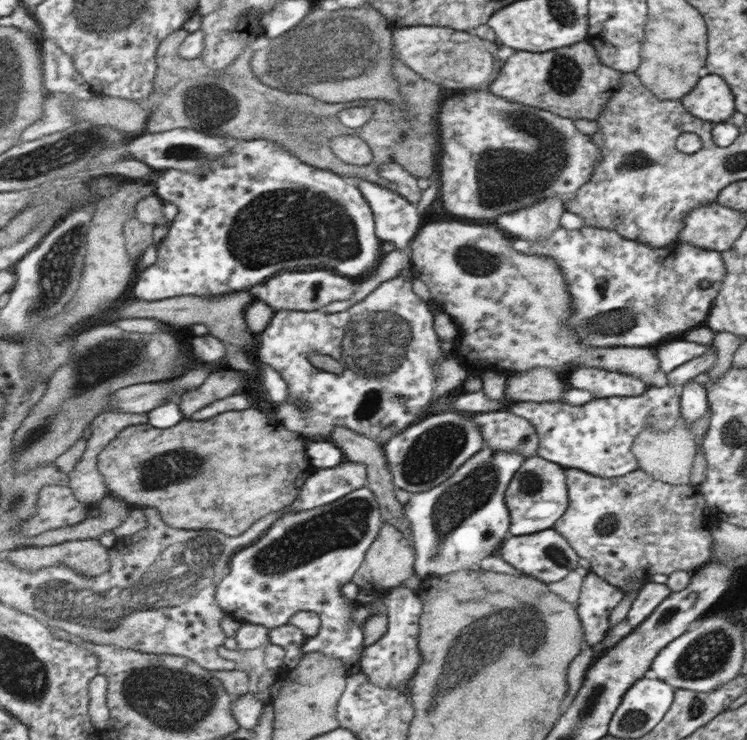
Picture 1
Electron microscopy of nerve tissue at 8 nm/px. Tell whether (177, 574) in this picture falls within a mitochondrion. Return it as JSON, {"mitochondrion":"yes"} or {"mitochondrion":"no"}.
{"mitochondrion":"yes"}

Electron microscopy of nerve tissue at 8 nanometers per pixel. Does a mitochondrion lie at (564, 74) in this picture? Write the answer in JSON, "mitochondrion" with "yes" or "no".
{"mitochondrion":"yes"}

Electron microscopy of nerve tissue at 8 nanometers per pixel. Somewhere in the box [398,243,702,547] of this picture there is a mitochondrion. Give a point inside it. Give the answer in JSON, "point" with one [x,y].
{"point":[615,322]}

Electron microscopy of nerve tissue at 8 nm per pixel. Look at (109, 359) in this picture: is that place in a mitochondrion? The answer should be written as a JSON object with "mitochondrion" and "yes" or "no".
{"mitochondrion":"yes"}

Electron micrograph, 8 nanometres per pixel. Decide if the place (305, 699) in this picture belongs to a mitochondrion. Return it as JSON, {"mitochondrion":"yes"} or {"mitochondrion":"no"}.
{"mitochondrion":"no"}

